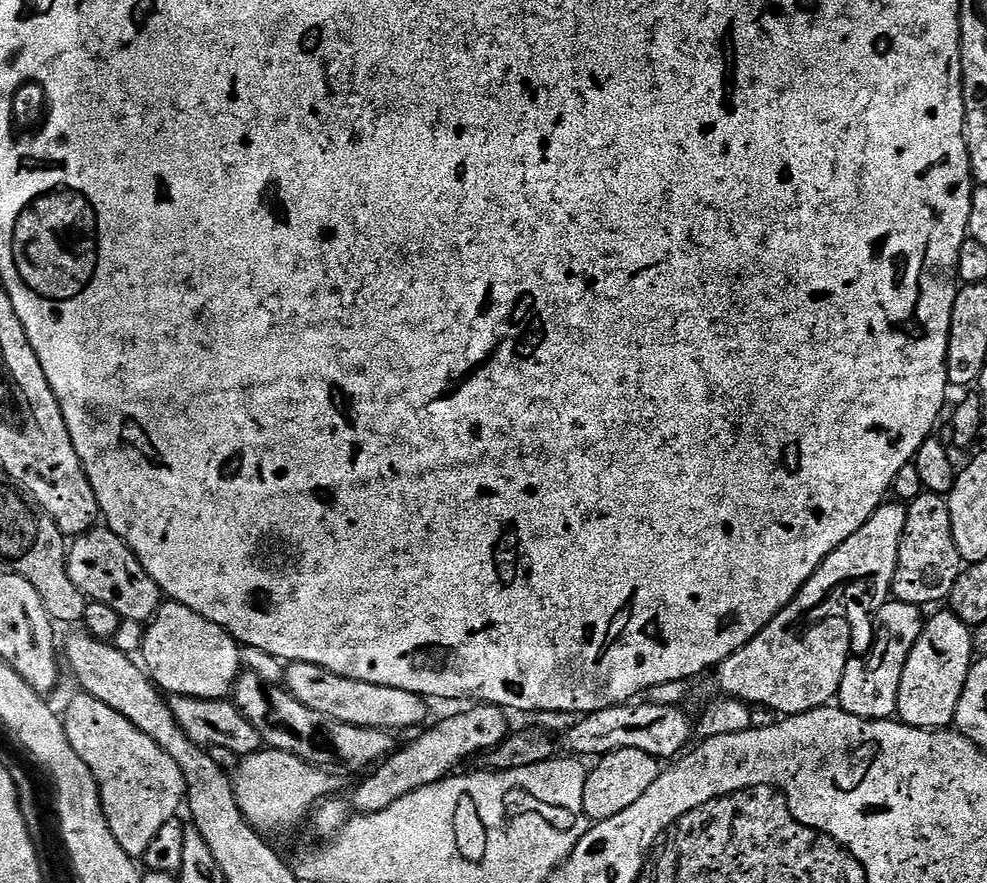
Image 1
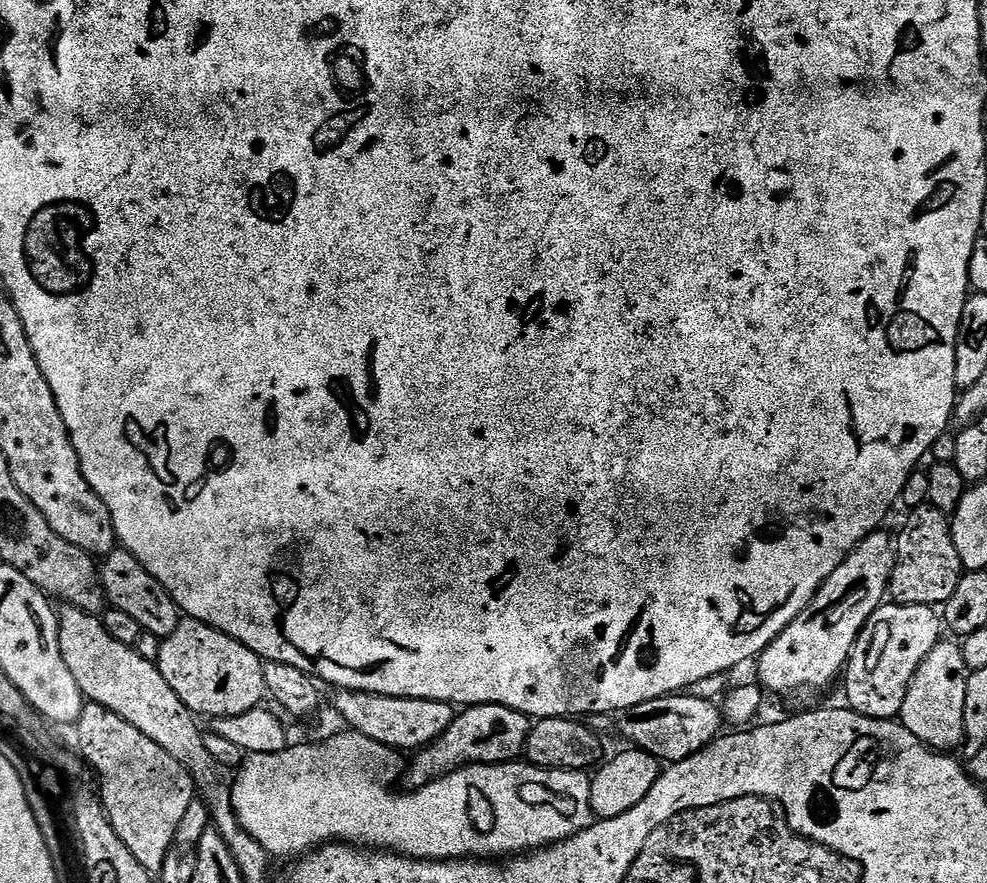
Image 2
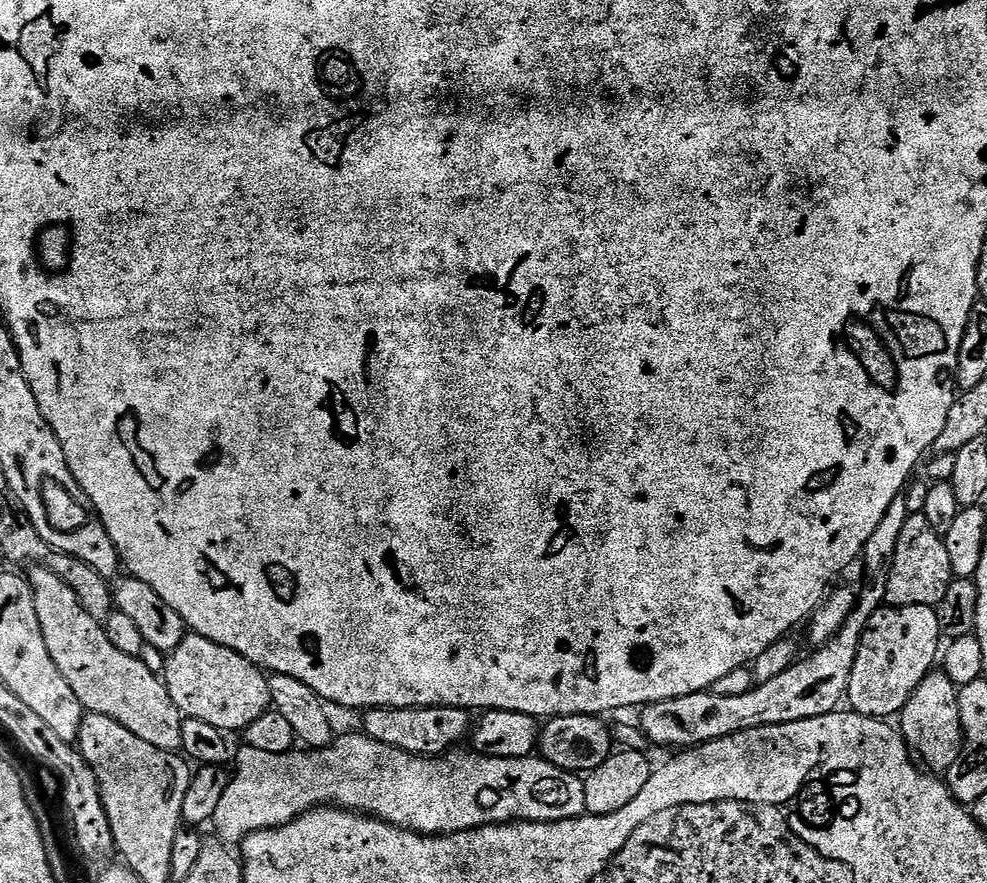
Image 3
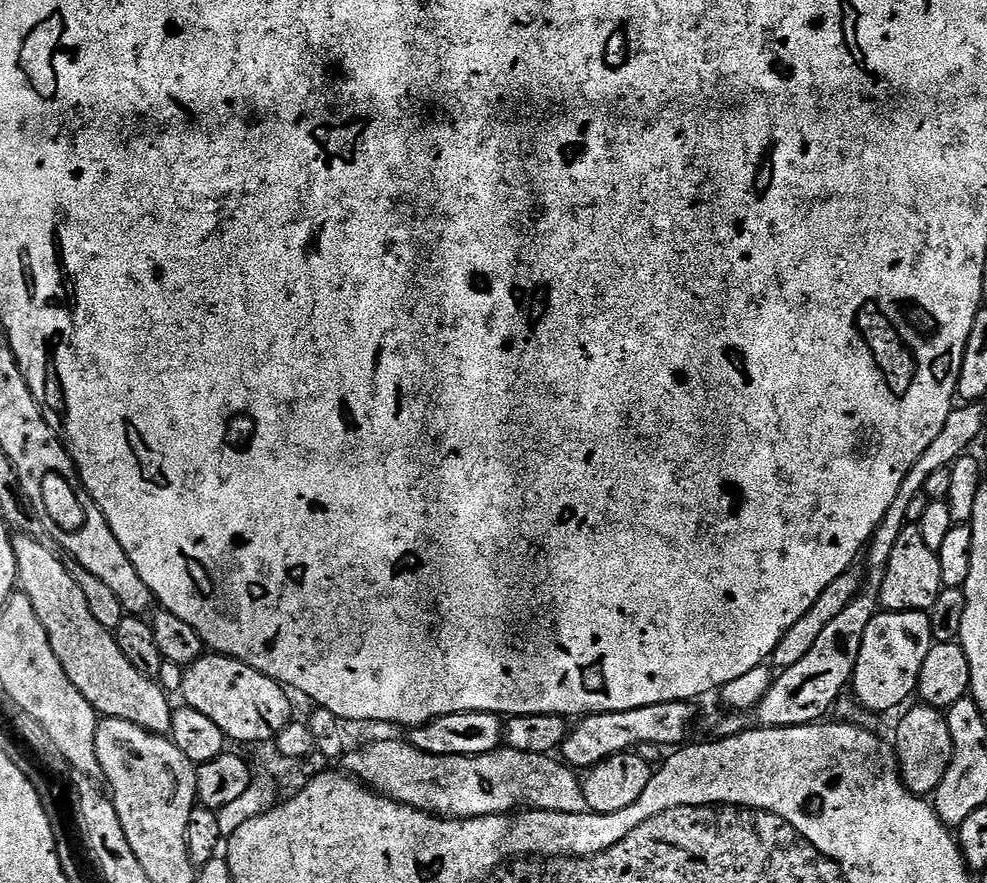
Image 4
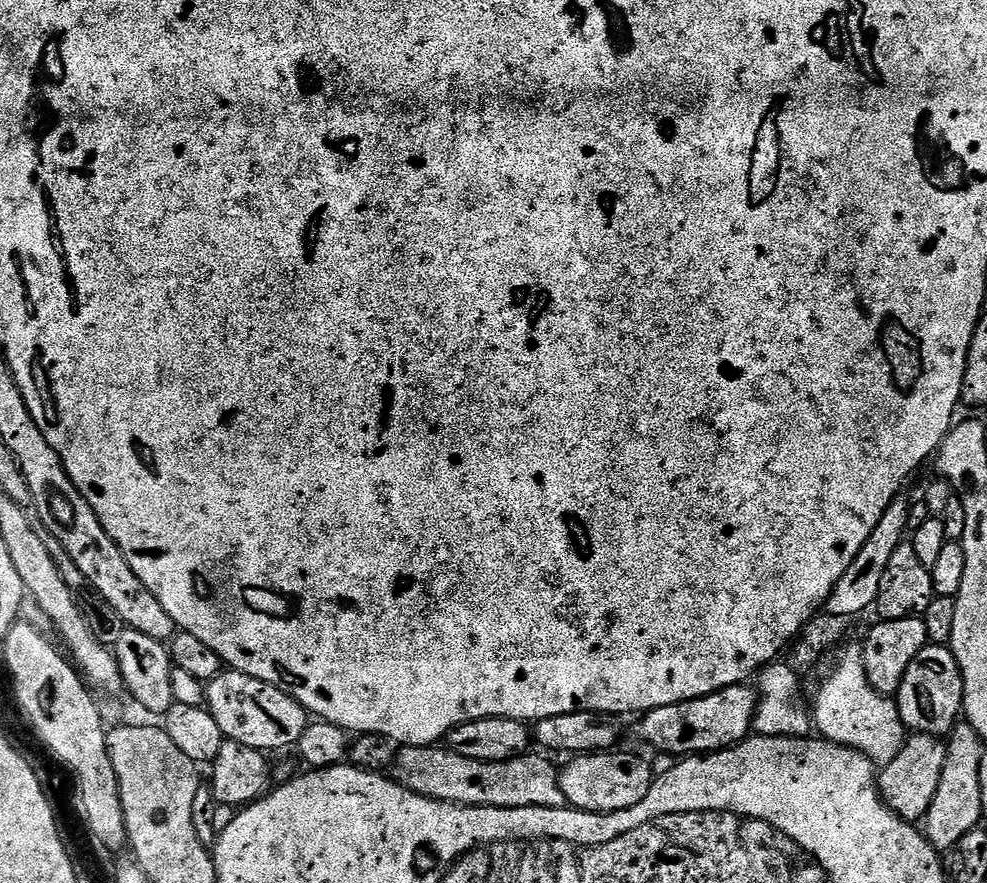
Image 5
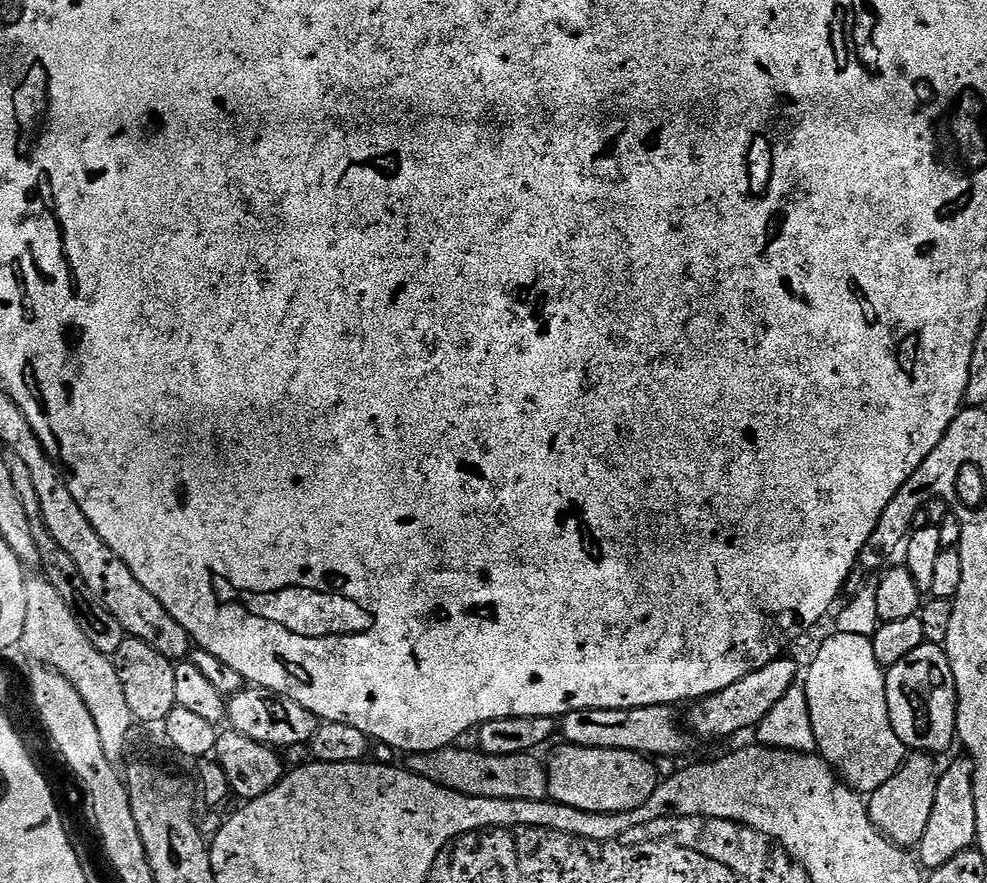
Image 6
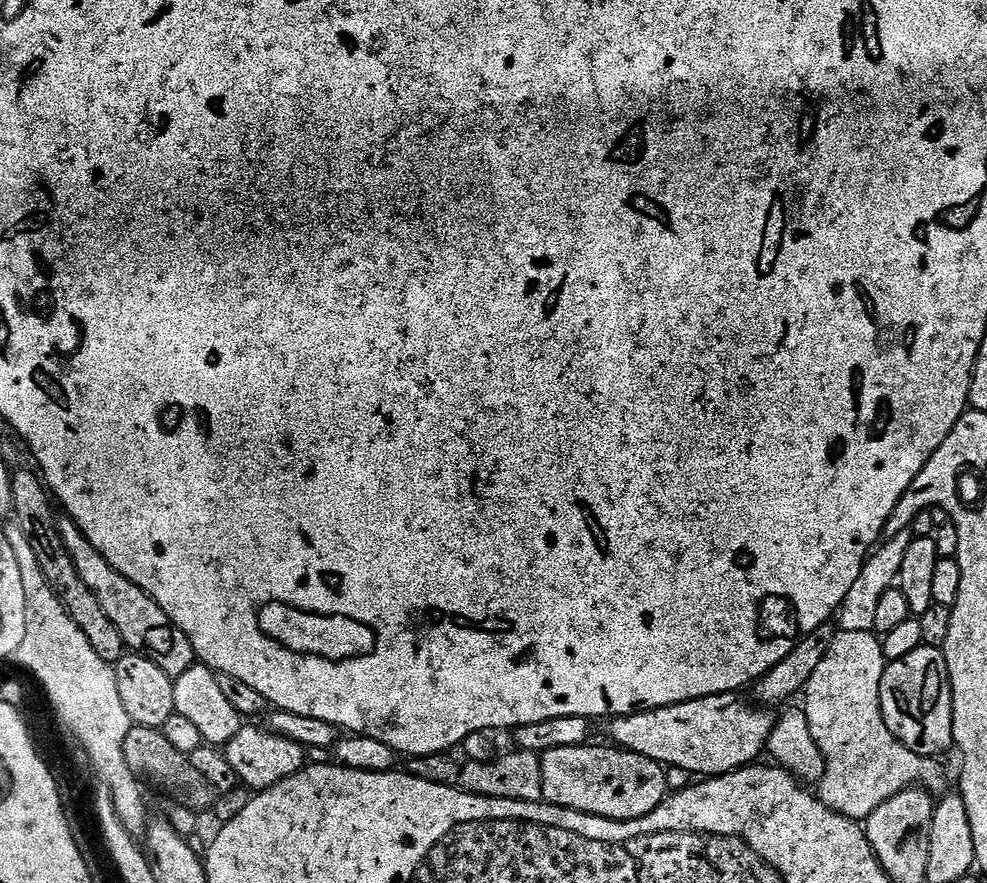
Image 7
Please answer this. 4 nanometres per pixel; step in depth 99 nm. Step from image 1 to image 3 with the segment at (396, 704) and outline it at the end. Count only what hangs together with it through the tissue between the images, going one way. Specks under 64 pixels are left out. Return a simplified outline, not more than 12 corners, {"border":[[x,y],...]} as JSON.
{"border":[[370,708],[363,735],[415,756],[467,737],[466,708]]}

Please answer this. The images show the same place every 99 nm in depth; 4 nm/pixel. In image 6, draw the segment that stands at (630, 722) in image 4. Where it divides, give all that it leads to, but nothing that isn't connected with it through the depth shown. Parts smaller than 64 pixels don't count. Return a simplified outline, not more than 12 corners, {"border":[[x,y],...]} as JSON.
{"border":[[772,660],[695,701],[687,727],[712,740],[755,729],[797,683]]}

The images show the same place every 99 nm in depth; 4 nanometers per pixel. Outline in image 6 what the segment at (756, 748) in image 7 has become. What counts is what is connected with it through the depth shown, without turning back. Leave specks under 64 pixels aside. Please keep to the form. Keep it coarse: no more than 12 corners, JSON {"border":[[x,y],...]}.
{"border":[[667,704],[567,712],[574,748],[680,756],[689,733]]}

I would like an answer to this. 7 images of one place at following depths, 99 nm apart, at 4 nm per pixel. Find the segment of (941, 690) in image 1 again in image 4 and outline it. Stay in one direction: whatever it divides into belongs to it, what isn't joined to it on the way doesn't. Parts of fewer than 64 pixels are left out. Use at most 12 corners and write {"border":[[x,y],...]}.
{"border":[[909,707],[896,730],[900,781],[927,797],[946,778],[945,713]]}

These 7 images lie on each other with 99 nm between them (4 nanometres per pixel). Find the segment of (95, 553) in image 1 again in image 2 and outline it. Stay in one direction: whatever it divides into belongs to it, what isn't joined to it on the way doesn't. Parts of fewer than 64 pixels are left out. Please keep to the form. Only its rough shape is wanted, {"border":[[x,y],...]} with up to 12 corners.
{"border":[[128,552],[98,568],[113,609],[163,638],[180,624],[172,596]]}

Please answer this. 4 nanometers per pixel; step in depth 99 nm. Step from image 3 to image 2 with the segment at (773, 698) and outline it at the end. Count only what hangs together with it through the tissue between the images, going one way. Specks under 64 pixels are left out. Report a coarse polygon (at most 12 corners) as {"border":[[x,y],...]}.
{"border":[[673,694],[619,717],[633,749],[676,764],[721,735],[711,700]]}

